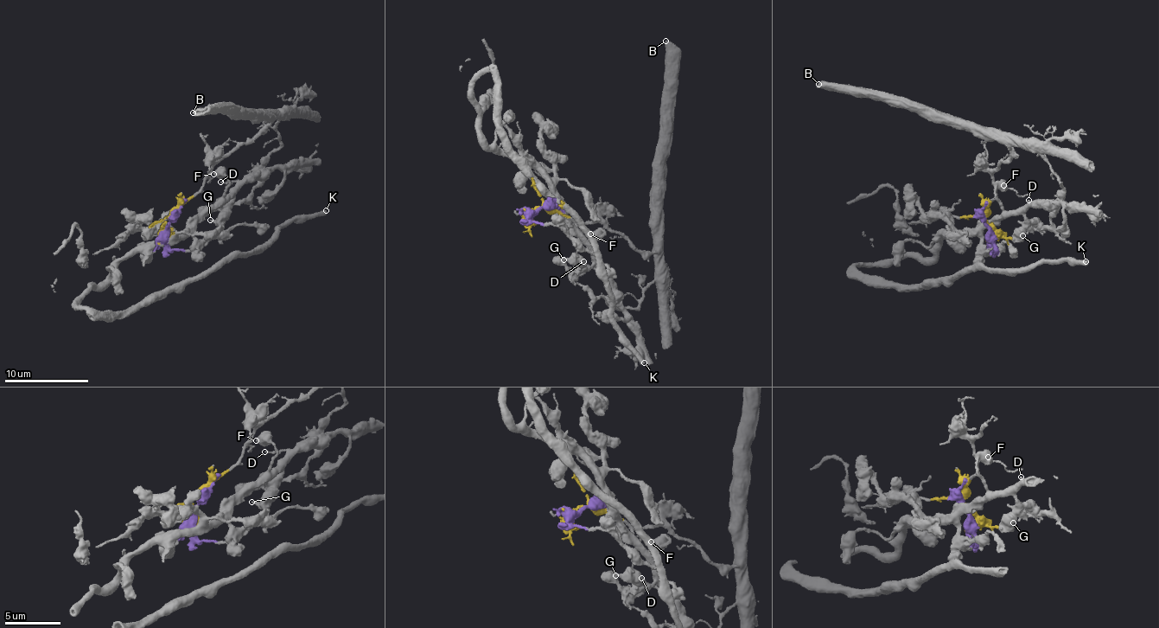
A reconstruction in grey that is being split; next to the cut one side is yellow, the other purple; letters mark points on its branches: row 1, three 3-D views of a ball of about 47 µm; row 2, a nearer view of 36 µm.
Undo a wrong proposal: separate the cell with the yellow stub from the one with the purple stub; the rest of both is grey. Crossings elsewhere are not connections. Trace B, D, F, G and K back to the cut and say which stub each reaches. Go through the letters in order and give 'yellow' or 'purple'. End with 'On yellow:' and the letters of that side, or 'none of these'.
B: yellow
D: purple
F: purple
G: purple
K: purple
On yellow: B

